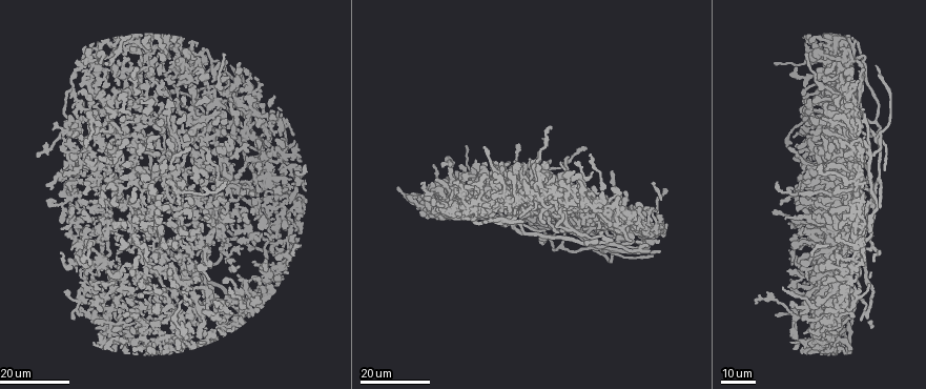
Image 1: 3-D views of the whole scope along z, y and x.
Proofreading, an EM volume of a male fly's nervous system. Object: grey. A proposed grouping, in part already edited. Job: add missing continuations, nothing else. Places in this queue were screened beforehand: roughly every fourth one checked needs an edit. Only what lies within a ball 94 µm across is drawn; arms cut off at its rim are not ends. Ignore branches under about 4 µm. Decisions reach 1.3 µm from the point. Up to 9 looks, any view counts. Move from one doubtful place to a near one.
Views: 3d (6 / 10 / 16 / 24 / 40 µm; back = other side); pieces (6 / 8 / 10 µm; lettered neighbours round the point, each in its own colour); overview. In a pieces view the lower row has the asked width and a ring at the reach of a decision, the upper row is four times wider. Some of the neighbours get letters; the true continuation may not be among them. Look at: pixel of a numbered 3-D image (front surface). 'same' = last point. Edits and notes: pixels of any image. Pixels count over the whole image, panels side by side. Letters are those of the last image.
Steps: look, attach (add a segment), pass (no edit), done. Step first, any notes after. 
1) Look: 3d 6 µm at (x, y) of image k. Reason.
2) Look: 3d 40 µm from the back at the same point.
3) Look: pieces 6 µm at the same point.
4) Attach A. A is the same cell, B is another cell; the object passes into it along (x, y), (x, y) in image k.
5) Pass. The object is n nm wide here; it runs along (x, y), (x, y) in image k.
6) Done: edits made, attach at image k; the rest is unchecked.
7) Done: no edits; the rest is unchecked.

Look: 3d 24 µm at (219, 250) of image 1. Branch stops here.

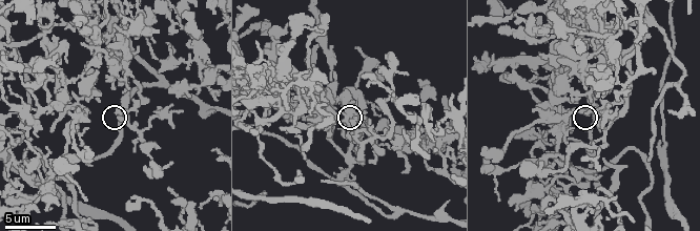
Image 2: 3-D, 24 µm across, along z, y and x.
Look: pieces 6 µm at (118, 111) of image 2.

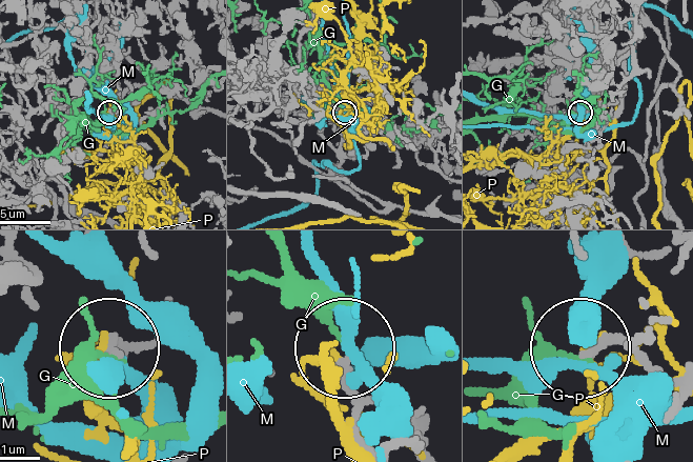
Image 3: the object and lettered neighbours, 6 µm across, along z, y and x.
Pass. G, M and P are other cells; none of them fits.

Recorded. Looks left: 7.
Look: 3d 10 µm at (630, 90) of image 2. An open end.

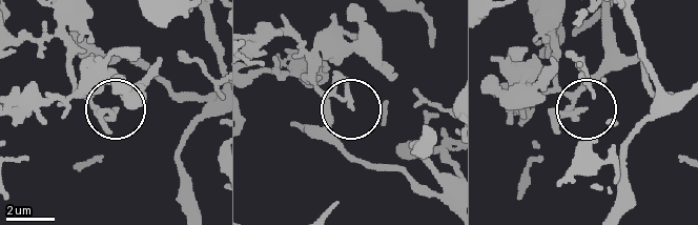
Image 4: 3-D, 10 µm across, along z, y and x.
Look: pieces 6 µm at (350, 106) of image 4.

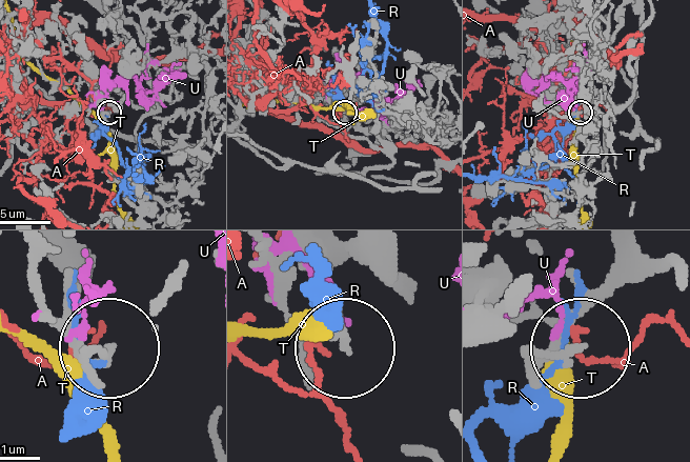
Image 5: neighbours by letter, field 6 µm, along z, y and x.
Pass. A, R, T and U are other cells; it runs along (270, 300), (345, 343) in image 5; none of them fits.

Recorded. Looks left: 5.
Look: 3d 16 µm at (140, 262) of image 1.

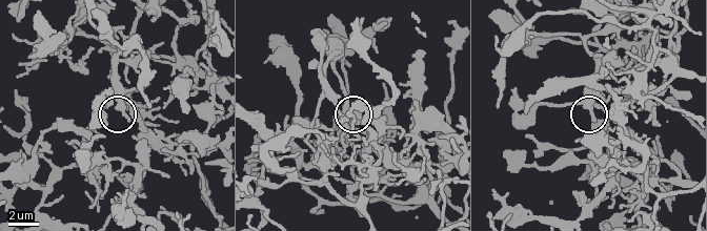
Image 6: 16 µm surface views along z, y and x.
Look: pieces 6 µm at (128, 119) of image 6.

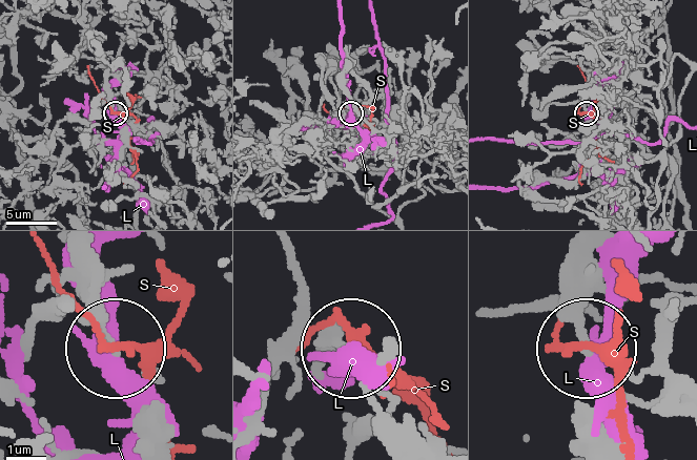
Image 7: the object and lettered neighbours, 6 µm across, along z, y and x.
Pass. L and S are other cells; it runs along (594, 252), (583, 349) in image 7; none of them fits.

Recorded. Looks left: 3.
Look: 3d 16 µm at (120, 259) of image 1. Tapers out.

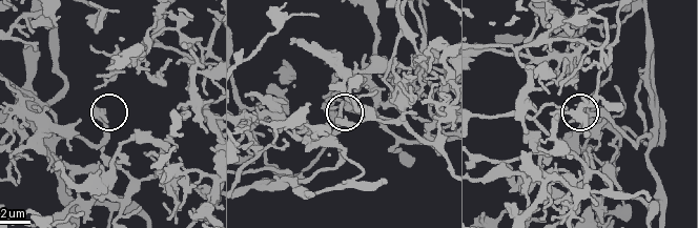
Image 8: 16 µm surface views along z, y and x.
Look: pieces 10 µm at (341, 104) of image 8.

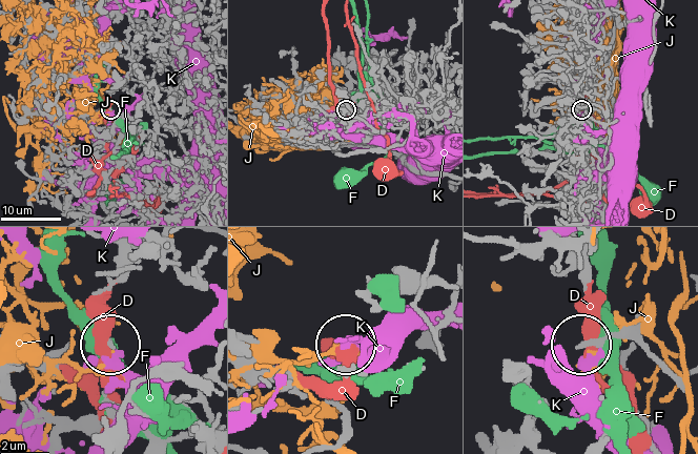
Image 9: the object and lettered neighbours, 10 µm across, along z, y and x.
Pass. D, F, J and K are other cells; none of them fits.

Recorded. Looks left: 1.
Done: no edits; the rest is unchecked.

